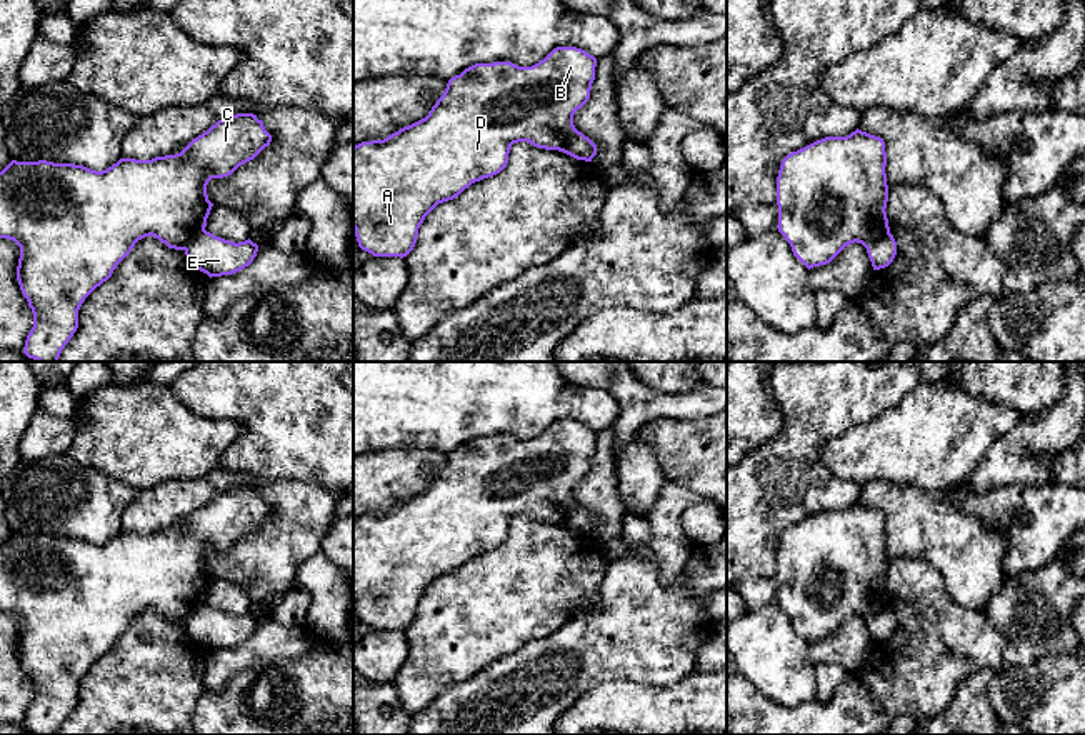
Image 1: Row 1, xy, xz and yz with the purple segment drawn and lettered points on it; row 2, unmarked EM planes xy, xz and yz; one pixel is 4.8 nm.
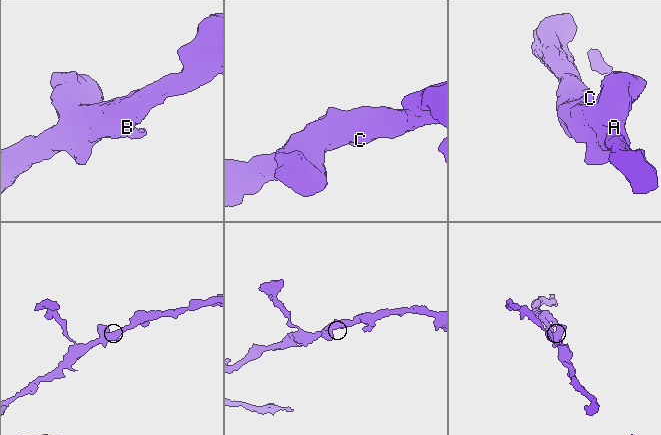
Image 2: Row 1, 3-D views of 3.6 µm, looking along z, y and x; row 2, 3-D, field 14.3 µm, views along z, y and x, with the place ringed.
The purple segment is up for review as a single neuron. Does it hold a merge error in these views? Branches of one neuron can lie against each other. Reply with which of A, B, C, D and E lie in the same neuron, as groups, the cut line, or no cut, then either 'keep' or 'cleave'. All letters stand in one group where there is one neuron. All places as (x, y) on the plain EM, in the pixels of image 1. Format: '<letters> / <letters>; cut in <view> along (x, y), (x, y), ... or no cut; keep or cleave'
A B C D / E; cut in xy along (205, 604), (197, 607), (184, 622); cleave

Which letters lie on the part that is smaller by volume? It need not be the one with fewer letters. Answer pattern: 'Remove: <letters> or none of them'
Remove: E

